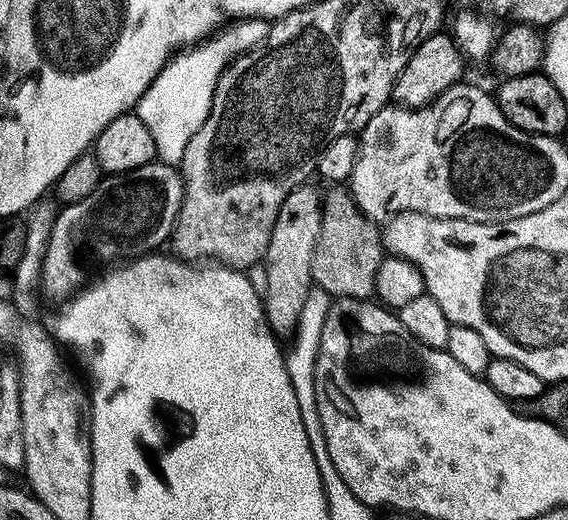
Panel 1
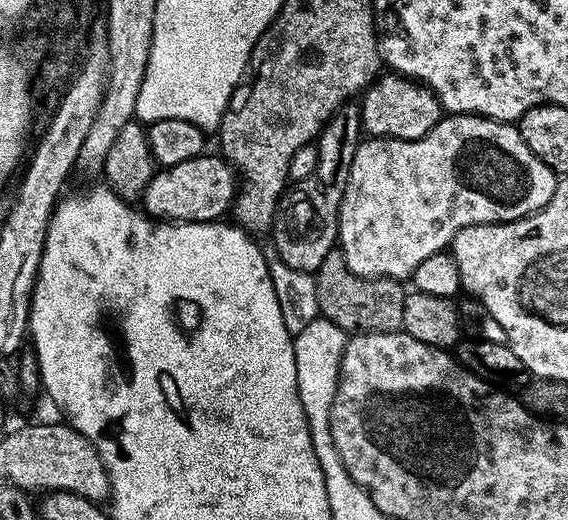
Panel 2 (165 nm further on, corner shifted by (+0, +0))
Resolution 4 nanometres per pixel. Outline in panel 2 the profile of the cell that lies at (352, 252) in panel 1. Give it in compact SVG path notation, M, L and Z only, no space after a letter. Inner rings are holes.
M333 250L322 258L322 266L318 266L315 279L317 284L319 315L325 320L334 322L349 334L357 332L398 332L403 329L402 306L406 288L399 280L365 280L363 276L354 274L350 266L346 266L344 255Z

